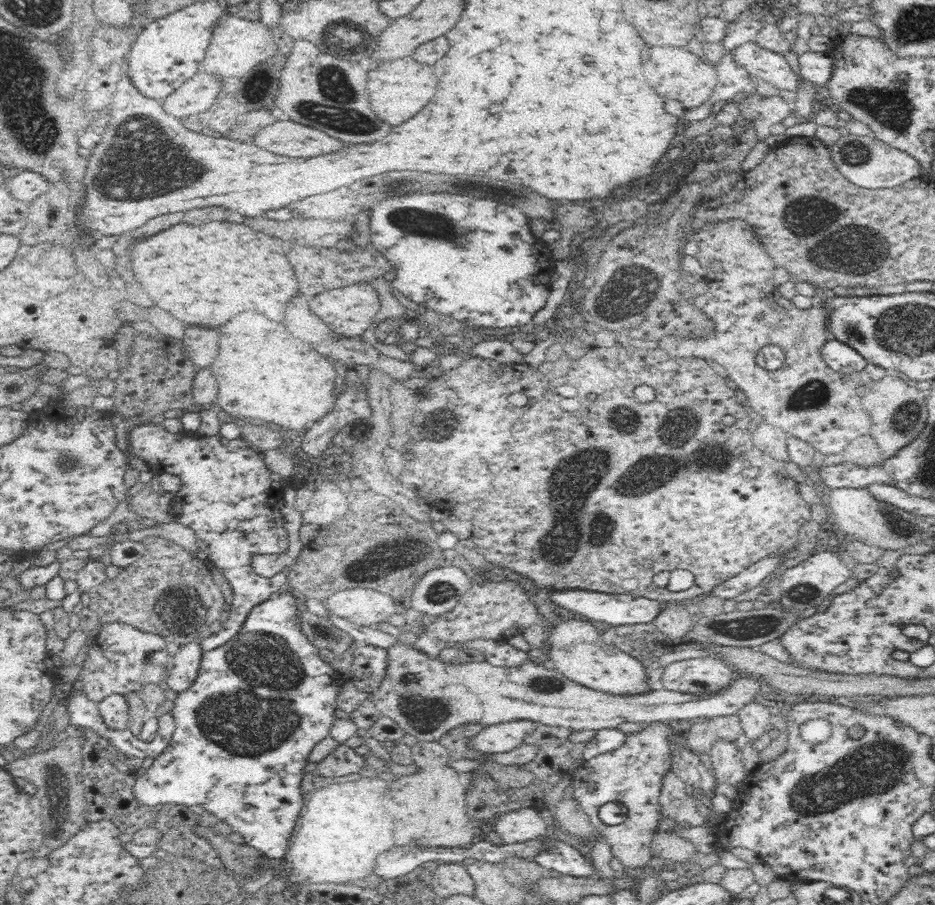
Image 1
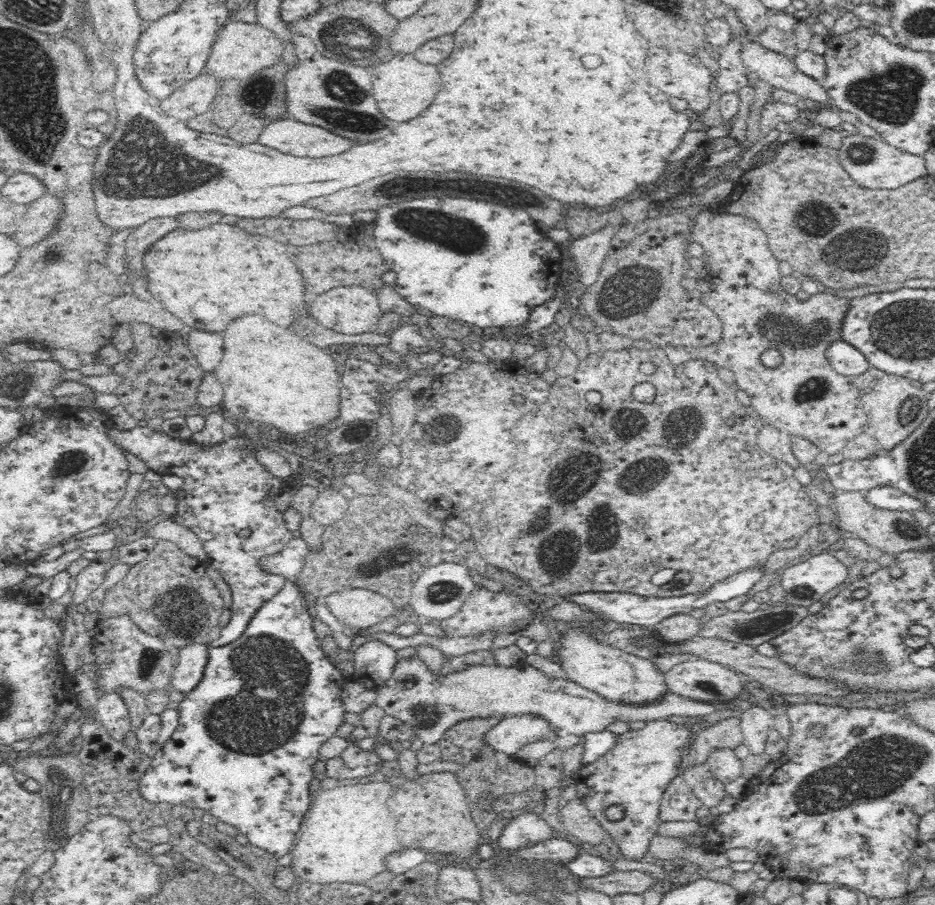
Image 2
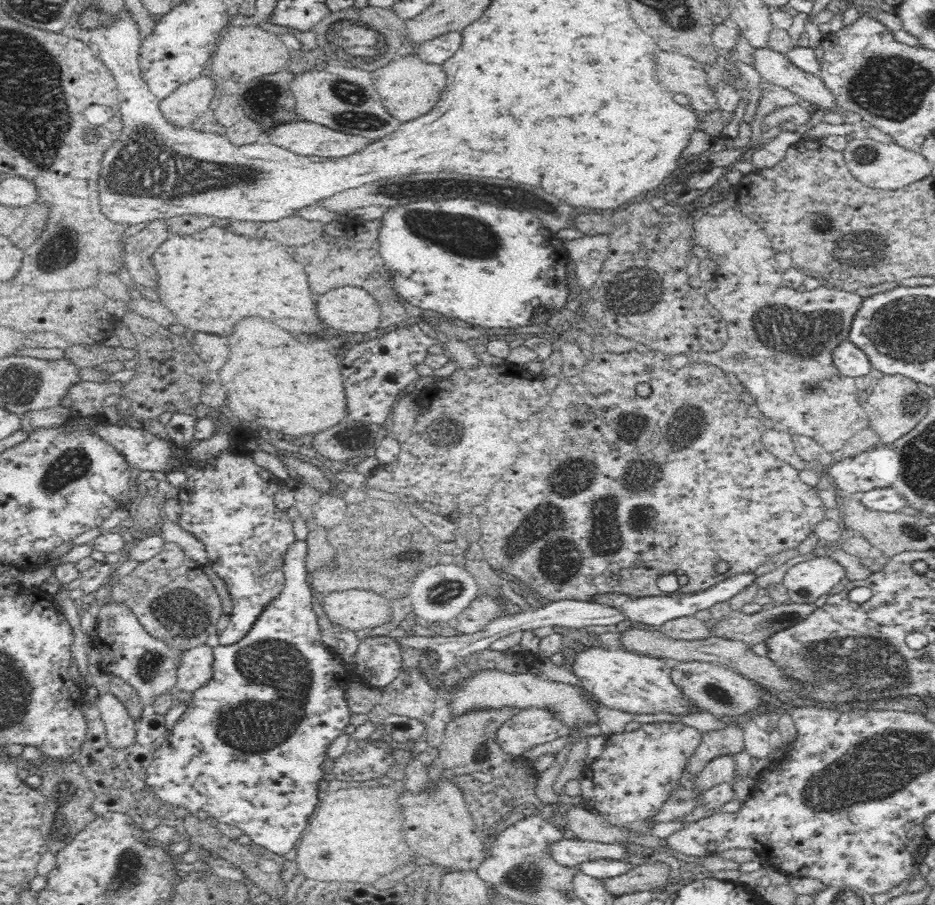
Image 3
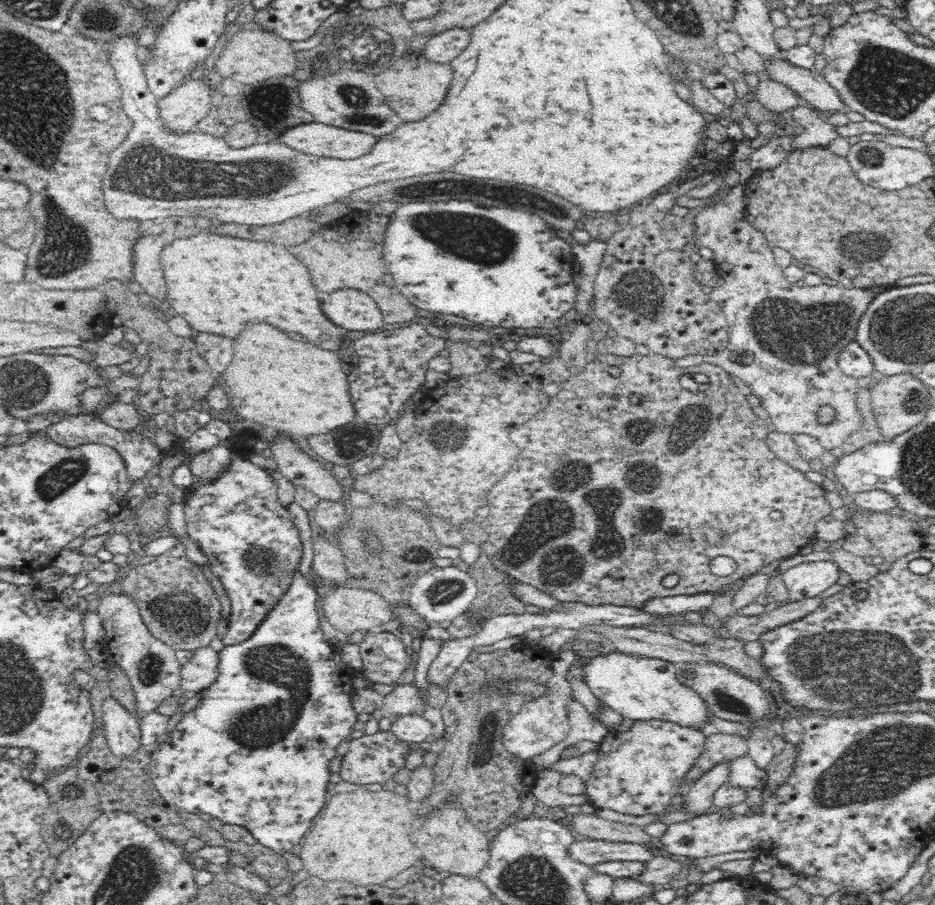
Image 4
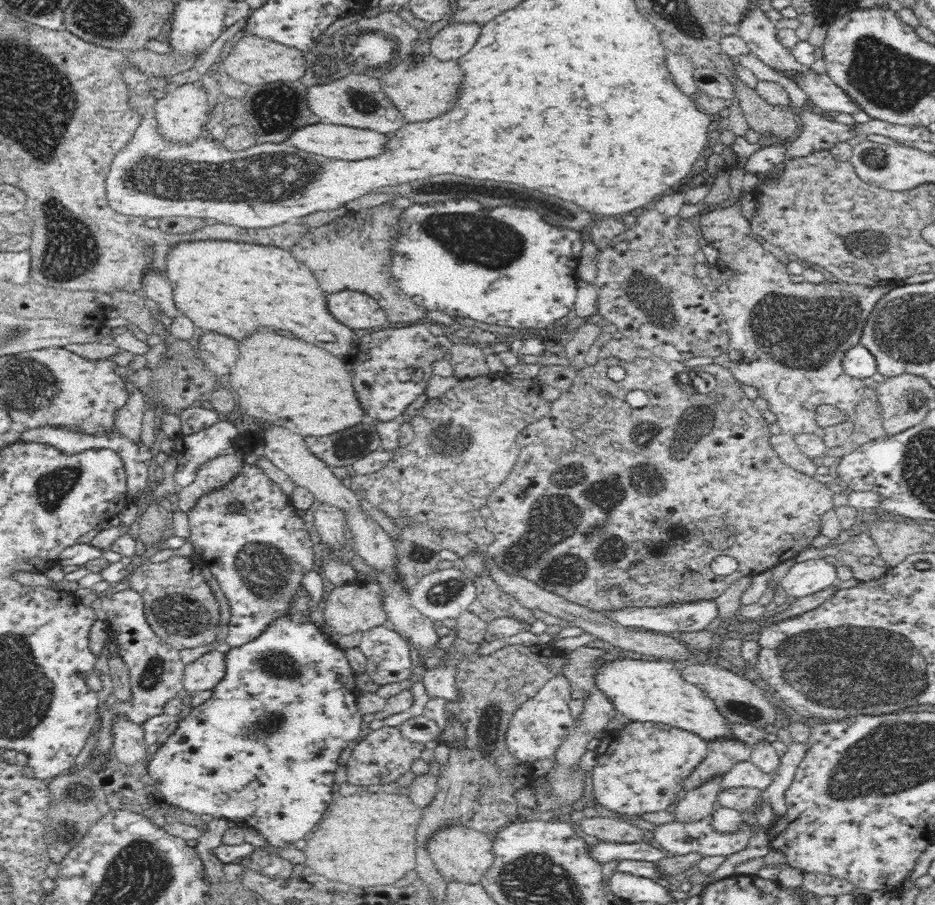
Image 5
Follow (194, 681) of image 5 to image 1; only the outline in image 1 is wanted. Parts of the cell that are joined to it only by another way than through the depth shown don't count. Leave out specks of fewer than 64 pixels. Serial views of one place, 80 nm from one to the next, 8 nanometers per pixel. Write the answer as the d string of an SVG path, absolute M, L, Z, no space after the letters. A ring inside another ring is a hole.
M181 642L172 649L173 663L168 668L168 690L176 693L186 690L196 680L203 648L198 643Z

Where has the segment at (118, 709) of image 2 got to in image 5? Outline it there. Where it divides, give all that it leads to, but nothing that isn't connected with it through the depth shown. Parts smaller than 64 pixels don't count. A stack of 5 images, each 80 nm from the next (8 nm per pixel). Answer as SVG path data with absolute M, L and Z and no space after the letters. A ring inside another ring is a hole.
M124 715L113 718L111 737L113 755L120 763L133 766L149 759L152 747L145 741L143 727L126 719Z

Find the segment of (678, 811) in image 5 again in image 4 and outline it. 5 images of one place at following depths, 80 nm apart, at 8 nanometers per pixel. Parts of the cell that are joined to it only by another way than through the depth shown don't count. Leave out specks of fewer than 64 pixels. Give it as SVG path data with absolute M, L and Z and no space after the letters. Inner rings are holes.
M720 762L712 770L702 774L690 791L684 796L682 811L688 811L697 817L705 815L712 808L714 792L727 784L730 775L731 762Z

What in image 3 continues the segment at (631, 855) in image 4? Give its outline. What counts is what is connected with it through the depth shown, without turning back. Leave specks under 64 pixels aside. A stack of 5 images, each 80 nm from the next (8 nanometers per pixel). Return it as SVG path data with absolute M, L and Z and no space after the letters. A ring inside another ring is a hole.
M560 839L553 842L547 851L552 860L562 866L577 867L589 860L621 859L627 856L628 849L620 843L606 844L578 839Z

